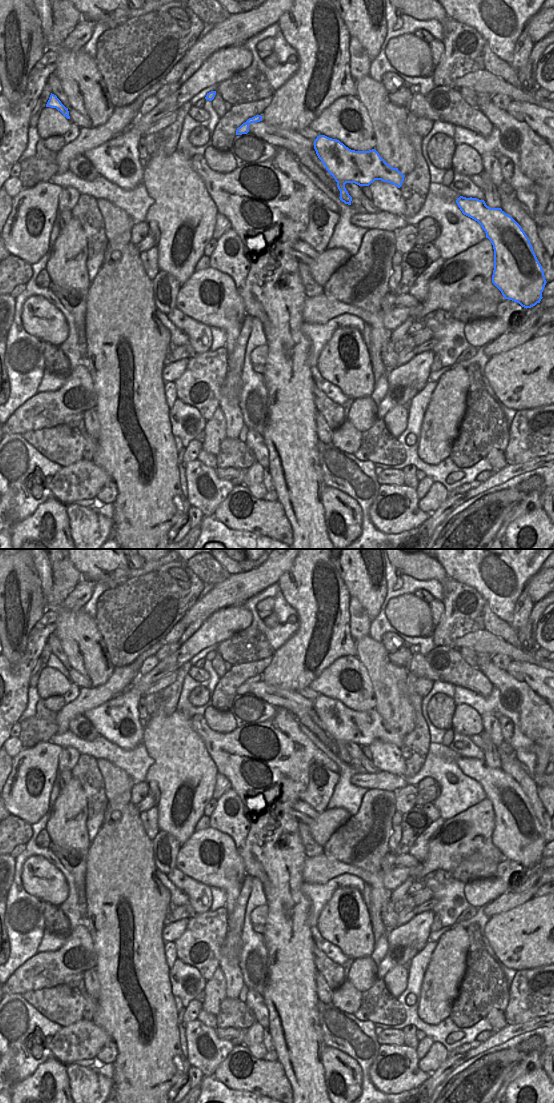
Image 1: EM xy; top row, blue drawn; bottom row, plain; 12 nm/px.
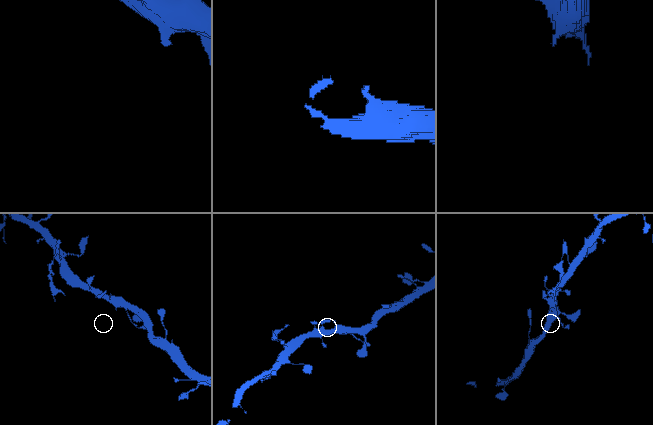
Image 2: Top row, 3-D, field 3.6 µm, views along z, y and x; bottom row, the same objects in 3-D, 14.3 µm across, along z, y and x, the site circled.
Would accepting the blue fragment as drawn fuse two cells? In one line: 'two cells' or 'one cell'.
one cell

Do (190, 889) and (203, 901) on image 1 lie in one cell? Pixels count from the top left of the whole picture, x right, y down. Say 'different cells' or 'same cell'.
same cell

